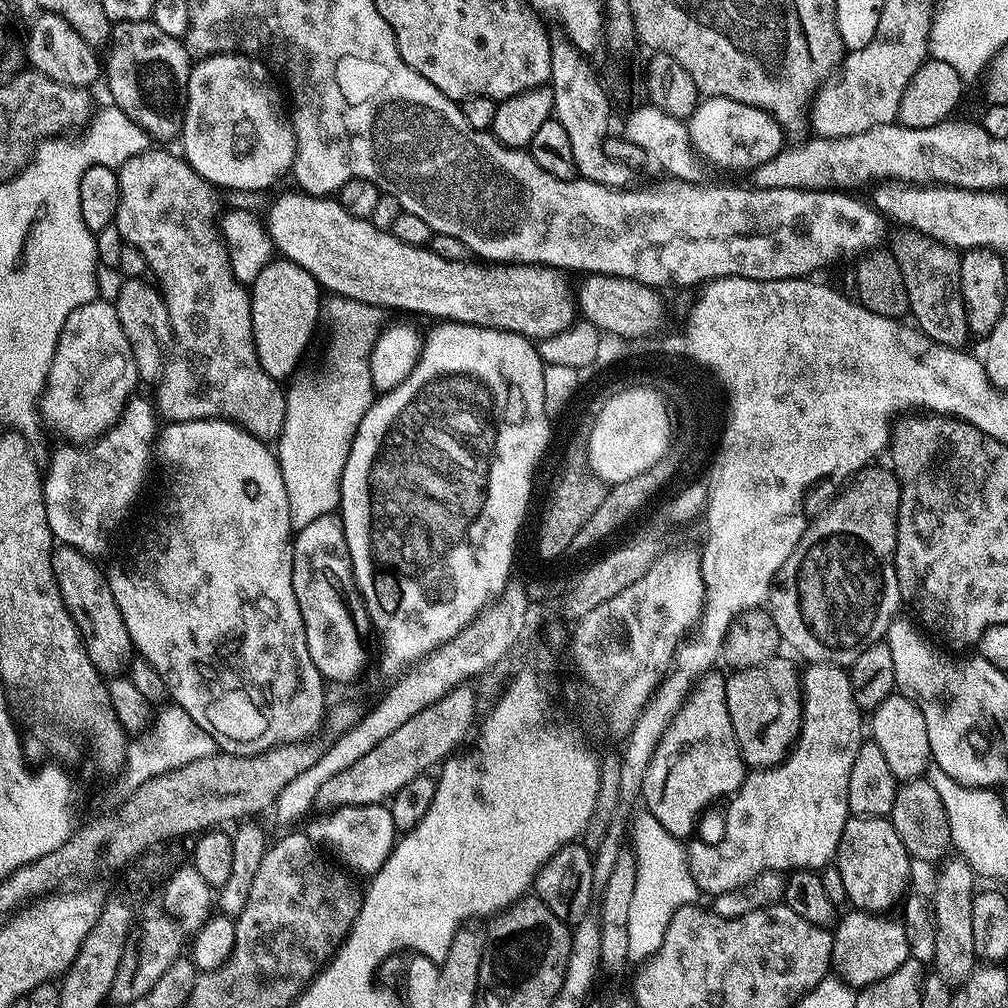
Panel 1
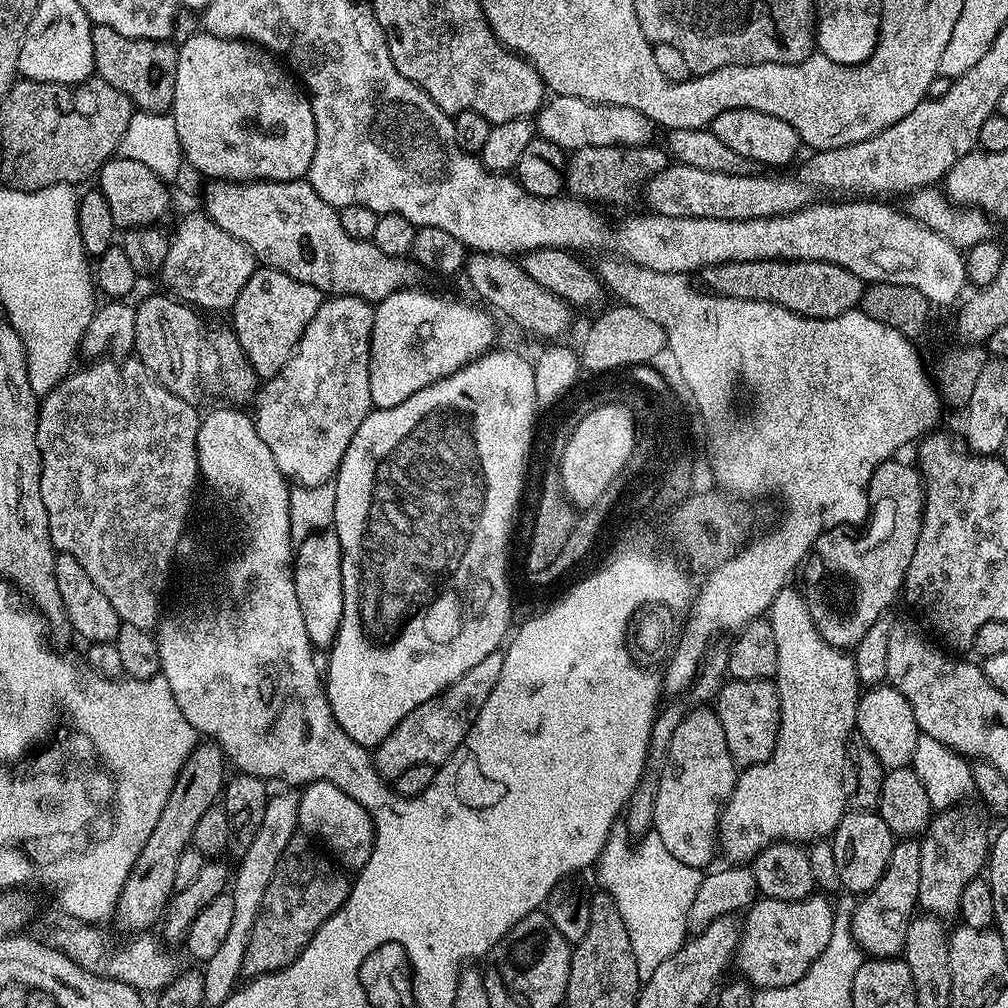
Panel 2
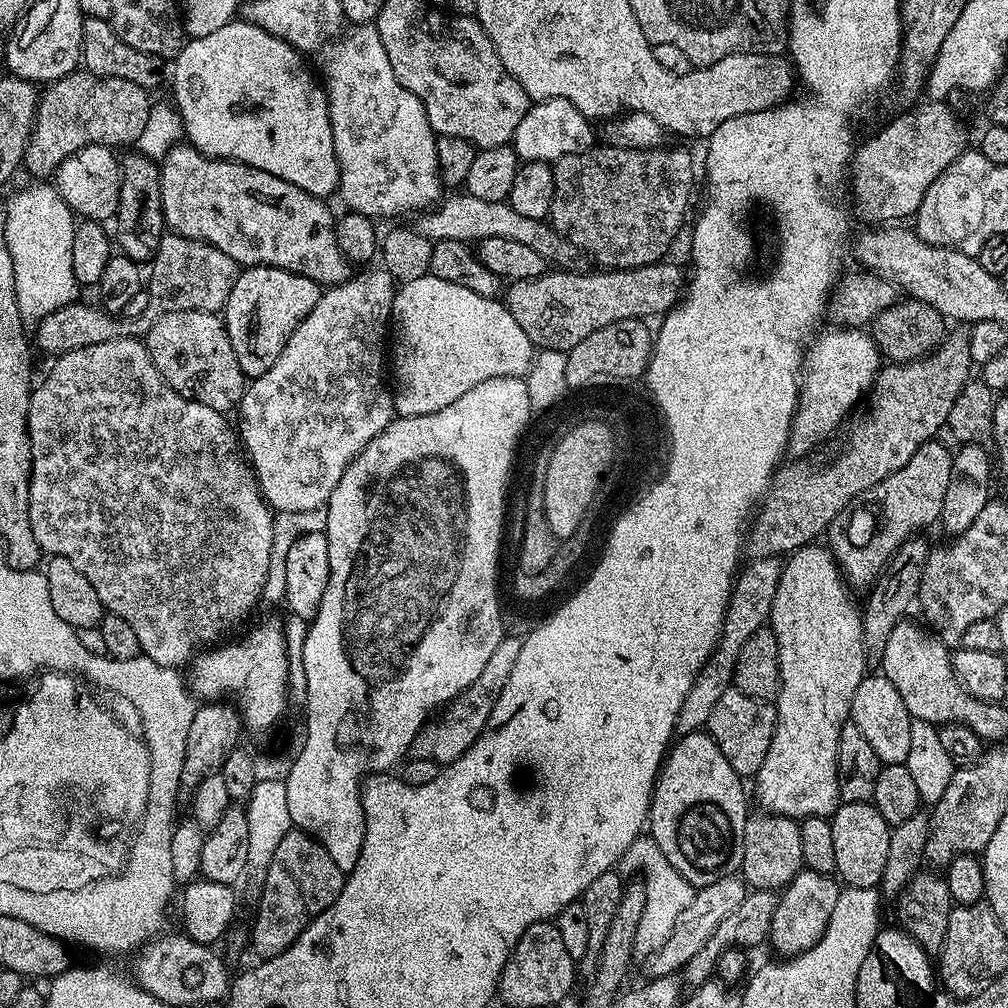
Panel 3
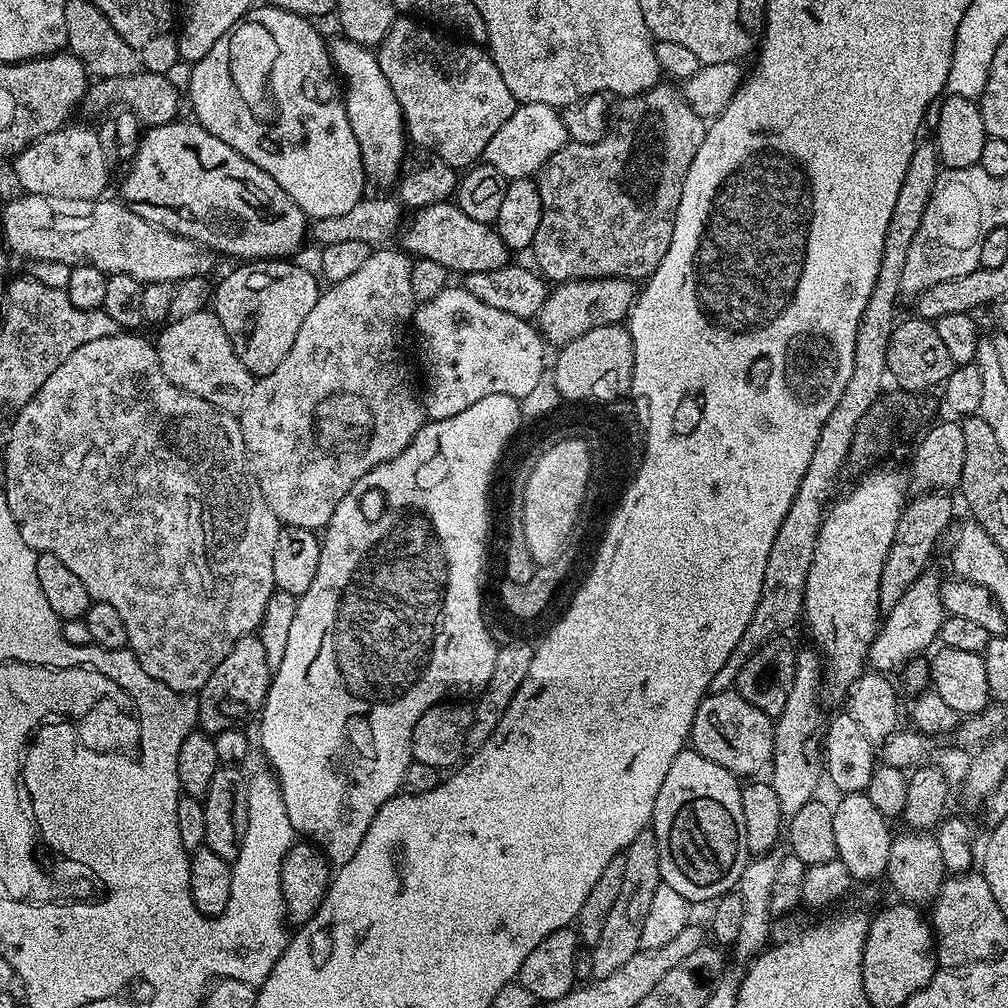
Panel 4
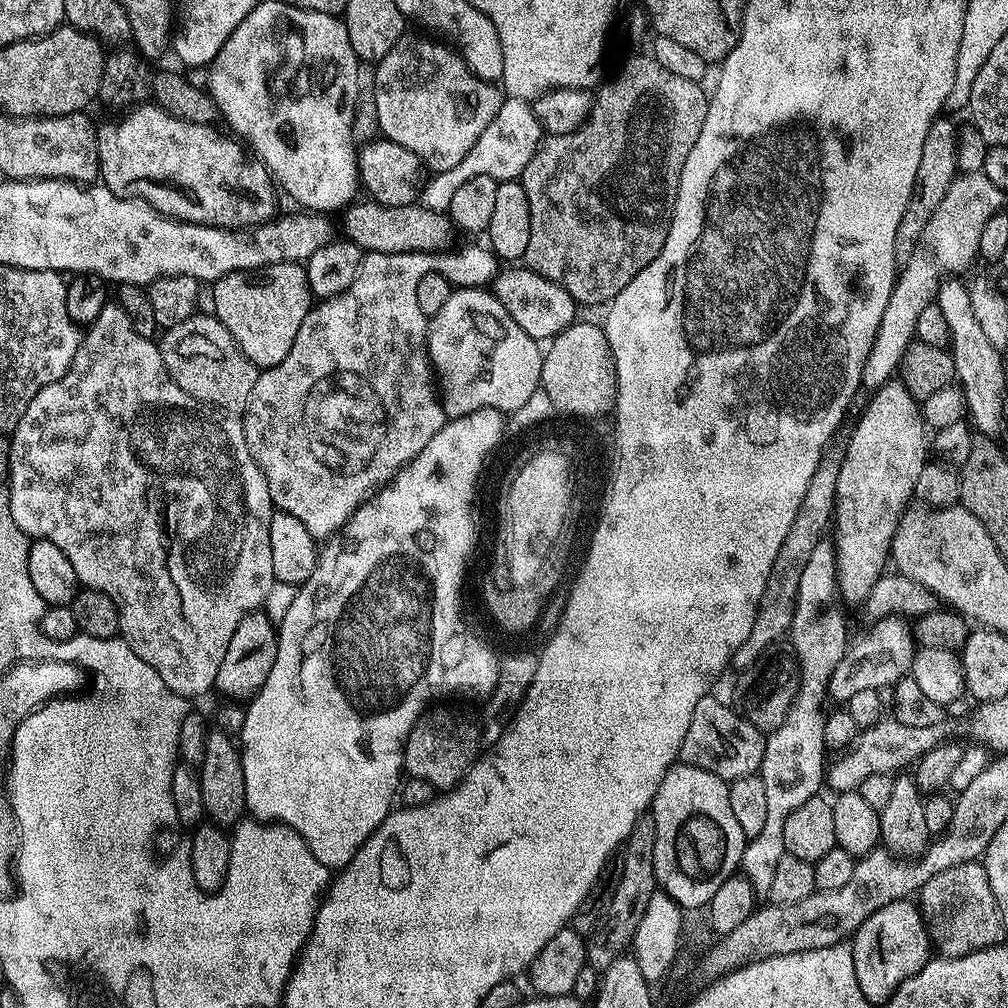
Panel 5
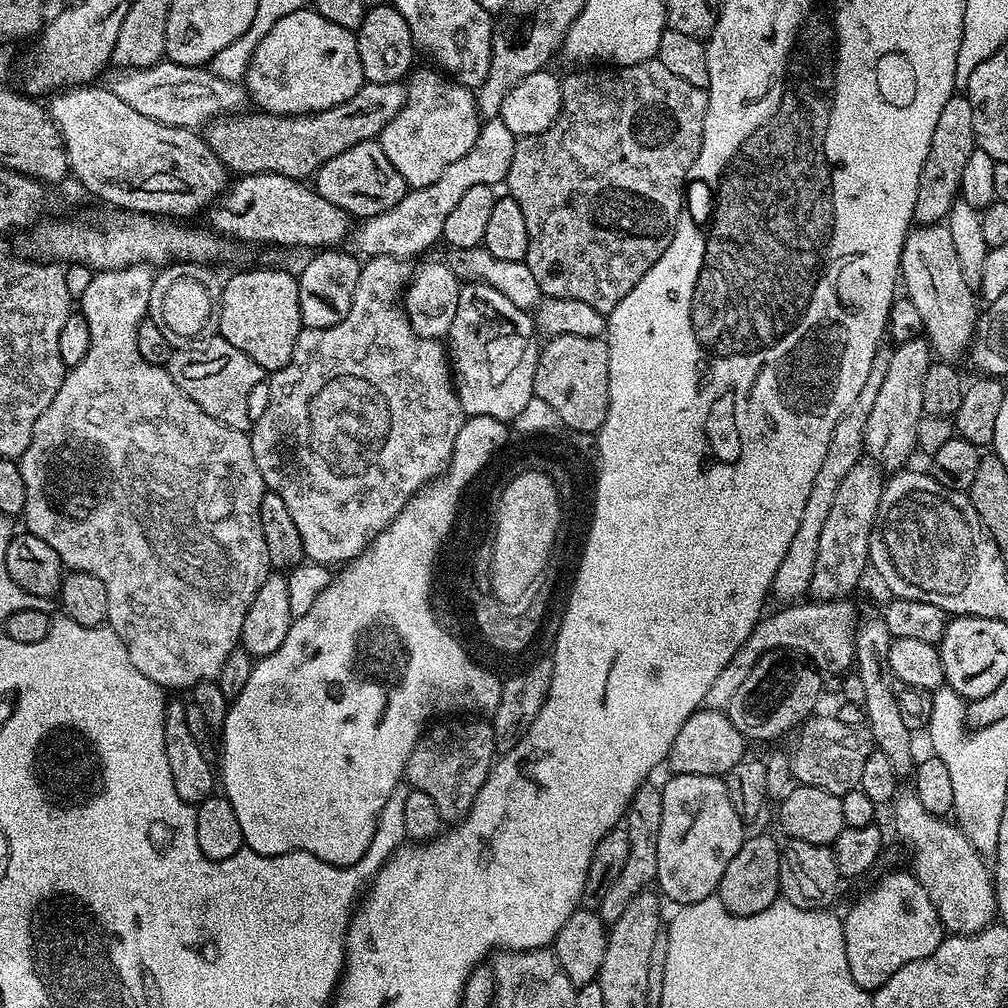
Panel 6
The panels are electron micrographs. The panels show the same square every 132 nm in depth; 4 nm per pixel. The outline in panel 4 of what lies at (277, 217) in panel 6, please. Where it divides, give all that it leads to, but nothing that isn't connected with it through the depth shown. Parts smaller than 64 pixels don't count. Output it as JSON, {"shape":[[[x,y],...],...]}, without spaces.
{"shape":[[[454,202],[431,204],[419,209],[413,216],[416,217],[409,224],[407,221],[402,232],[403,251],[413,257],[438,262],[438,266],[448,269],[452,274],[488,272],[510,264],[510,249],[504,245],[495,227],[474,222],[474,218],[466,218],[466,214],[462,214]]]}

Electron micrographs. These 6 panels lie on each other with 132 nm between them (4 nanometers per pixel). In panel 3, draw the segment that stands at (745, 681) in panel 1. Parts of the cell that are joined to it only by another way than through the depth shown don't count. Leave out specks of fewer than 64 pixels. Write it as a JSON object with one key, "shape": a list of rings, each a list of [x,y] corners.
{"shape":[[[733,686],[726,690],[726,694],[722,694],[722,698],[718,698],[708,719],[706,731],[714,738],[718,750],[722,750],[726,762],[734,766],[740,777],[752,778],[762,766],[766,750],[770,750],[770,738],[774,738],[775,725],[776,710],[771,703],[742,694]]]}

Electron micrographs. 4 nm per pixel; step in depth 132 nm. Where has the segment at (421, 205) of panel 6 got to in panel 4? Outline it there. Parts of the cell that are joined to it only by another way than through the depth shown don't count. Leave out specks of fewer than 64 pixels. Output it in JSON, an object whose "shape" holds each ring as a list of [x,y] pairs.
{"shape":[[[545,103],[520,104],[501,129],[490,138],[483,159],[509,180],[529,179],[566,143],[569,143],[568,131],[563,115],[557,109]]]}

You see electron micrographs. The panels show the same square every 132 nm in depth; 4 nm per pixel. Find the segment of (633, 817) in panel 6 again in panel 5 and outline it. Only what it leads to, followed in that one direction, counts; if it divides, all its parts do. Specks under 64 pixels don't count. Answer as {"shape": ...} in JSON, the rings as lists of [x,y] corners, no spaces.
{"shape":[[[650,814],[642,815],[634,822],[634,830],[630,830],[622,845],[622,859],[624,865],[618,890],[614,890],[610,906],[587,941],[588,964],[597,970],[609,968],[618,957],[625,955],[638,930],[638,922],[642,922],[642,914],[646,914],[646,905],[658,890],[654,874],[654,818]]]}

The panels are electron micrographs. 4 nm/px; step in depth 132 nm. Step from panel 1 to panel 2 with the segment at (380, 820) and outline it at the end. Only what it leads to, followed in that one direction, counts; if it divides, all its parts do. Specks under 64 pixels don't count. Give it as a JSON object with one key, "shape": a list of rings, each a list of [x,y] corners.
{"shape":[[[312,782],[307,786],[308,789],[300,792],[299,831],[323,845],[345,869],[358,870],[366,866],[372,853],[372,843],[376,837],[368,811],[357,800],[350,798],[342,790],[338,790],[338,786],[323,782]]]}

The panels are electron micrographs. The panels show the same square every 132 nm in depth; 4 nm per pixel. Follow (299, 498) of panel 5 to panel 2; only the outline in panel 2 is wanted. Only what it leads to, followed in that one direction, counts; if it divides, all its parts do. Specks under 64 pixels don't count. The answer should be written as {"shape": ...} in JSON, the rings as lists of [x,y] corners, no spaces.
{"shape":[[[333,296],[318,306],[318,314],[310,318],[310,326],[302,334],[291,358],[276,376],[263,381],[255,397],[254,419],[258,438],[270,446],[274,462],[285,480],[301,488],[313,488],[329,483],[340,469],[342,458],[354,434],[368,413],[373,411],[370,390],[370,342],[374,326],[375,307],[357,296]]]}

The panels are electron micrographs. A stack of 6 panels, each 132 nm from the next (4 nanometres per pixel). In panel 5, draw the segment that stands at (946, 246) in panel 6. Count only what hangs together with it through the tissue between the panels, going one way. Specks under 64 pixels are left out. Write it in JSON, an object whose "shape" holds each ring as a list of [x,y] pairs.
{"shape":[[[944,278],[936,291],[934,303],[946,314],[948,342],[954,358],[954,370],[958,387],[964,392],[967,415],[977,433],[995,437],[1004,420],[1004,356],[990,344],[974,318],[970,306],[968,285],[960,278]]]}

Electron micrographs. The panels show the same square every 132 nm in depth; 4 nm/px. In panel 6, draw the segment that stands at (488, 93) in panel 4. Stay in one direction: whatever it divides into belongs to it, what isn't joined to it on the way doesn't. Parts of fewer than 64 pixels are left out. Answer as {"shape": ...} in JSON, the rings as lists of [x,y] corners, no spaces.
{"shape":[[[419,68],[407,77],[408,100],[404,109],[378,137],[386,158],[390,158],[390,166],[402,174],[409,189],[430,186],[448,166],[466,155],[474,146],[482,125],[473,89],[456,83],[443,71]]]}

